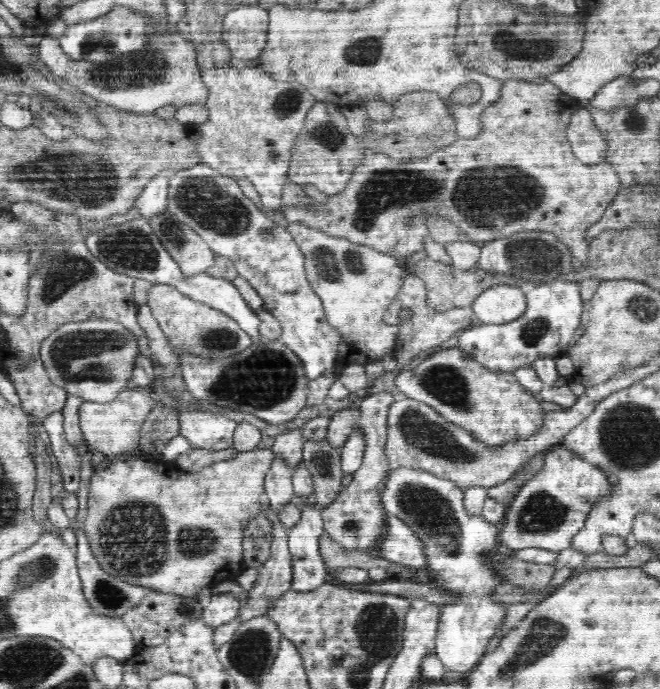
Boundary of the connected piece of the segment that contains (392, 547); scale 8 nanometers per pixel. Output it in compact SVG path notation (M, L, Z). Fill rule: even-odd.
M387 516L390 537L386 538L378 553L385 560L400 564L412 571L426 569L425 548L422 541L400 519Z

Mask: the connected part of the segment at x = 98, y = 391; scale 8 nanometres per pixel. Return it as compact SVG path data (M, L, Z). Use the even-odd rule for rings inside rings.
M86 319L85 321L69 322L54 330L52 334L41 344L40 358L44 363L50 380L60 388L63 388L70 396L82 398L90 402L113 402L122 390L129 388L133 378L134 366L137 366L138 342L133 330L126 329L114 319Z

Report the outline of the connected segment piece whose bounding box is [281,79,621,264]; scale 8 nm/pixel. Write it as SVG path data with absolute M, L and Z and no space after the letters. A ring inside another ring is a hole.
M507 79L501 98L482 112L482 132L478 136L459 138L427 158L409 162L395 162L381 152L366 151L363 162L352 172L350 180L338 194L327 195L325 203L312 199L310 206L283 206L283 220L288 224L305 224L310 229L346 238L354 244L369 246L387 256L405 260L409 254L424 252L422 238L429 234L424 218L427 214L436 213L450 219L460 232L472 234L475 224L476 243L480 245L526 231L553 234L570 249L579 264L586 264L589 251L586 231L602 218L621 186L610 163L604 161L588 166L572 154L566 130L574 112L584 107L584 102L562 93L549 81L538 85Z

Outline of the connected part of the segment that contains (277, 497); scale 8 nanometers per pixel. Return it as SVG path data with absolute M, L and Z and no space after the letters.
M274 457L265 478L265 492L271 510L280 516L280 510L295 501L293 472L282 457Z

